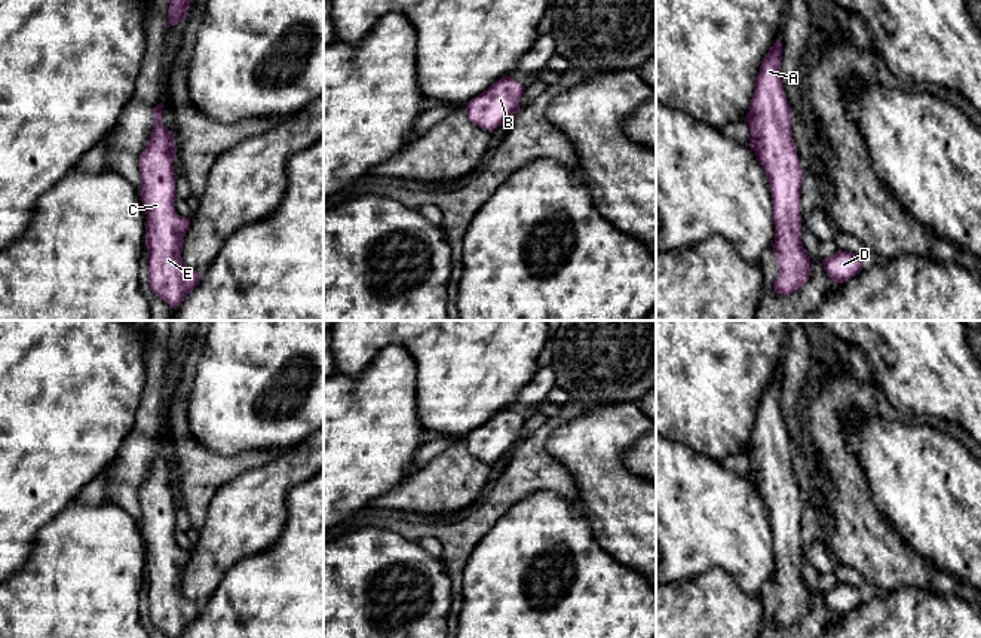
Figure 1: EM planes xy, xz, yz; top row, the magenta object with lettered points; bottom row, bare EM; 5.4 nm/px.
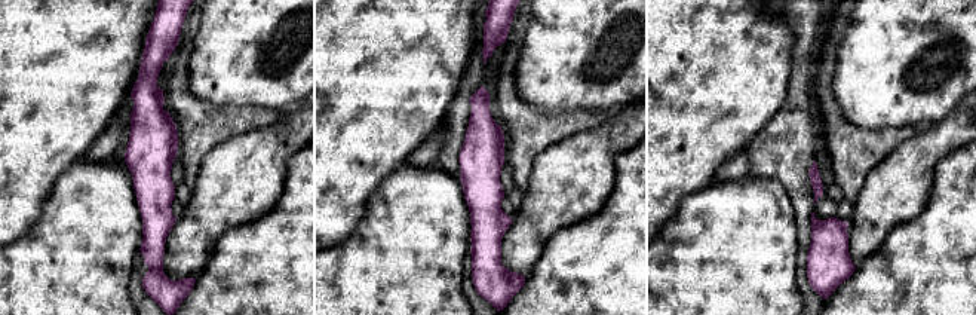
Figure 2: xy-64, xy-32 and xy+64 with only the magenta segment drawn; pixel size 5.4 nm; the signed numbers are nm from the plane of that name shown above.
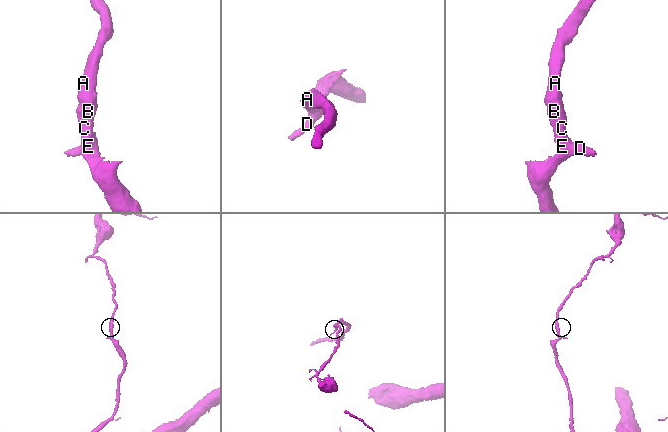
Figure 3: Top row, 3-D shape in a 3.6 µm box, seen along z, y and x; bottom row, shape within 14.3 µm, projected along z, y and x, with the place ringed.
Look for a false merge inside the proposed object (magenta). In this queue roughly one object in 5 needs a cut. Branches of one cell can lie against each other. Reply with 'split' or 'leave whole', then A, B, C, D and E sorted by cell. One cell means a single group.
leave whole | A B C D E

